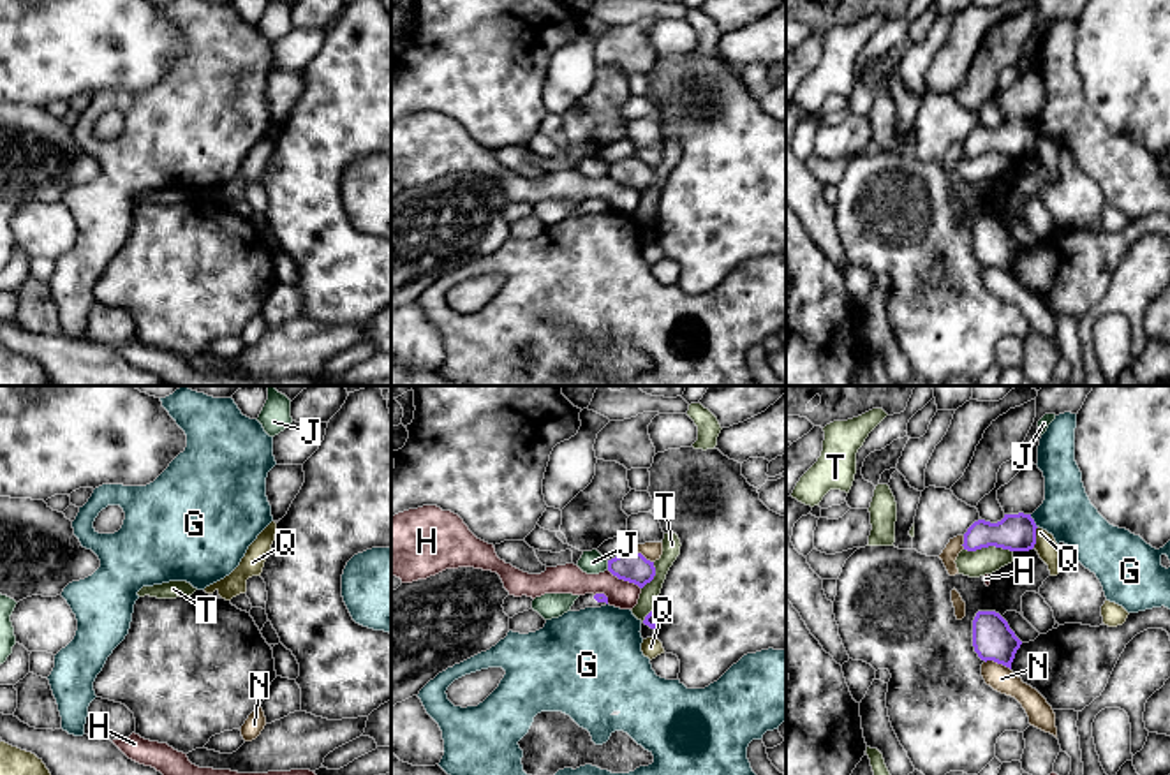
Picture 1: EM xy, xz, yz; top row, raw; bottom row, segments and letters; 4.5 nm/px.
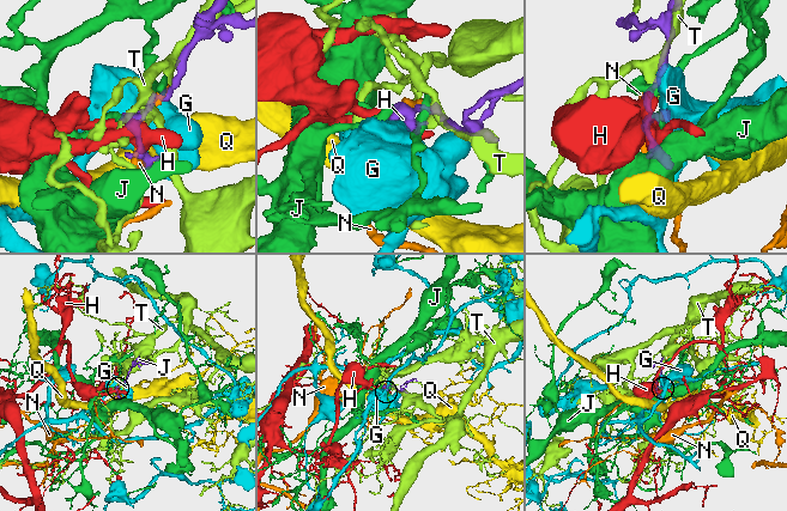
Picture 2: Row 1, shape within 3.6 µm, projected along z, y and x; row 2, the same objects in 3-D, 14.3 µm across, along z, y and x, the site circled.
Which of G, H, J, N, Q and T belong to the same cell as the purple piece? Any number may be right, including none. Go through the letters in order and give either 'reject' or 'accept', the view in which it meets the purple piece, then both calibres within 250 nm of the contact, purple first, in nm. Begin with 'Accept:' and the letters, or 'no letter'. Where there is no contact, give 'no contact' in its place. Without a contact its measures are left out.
Accept: no letter
G: reject | yz | 180/240 nm
H: reject | xz | 140/140 nm
J: reject | xz | 140/110 nm
N: reject | yz | 190/120 nm
Q: reject | yz | 180/100 nm
T: reject | yz | 180/120 nm

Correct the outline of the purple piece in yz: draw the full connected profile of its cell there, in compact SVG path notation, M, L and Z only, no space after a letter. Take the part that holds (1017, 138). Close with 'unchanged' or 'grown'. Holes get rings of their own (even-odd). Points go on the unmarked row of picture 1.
M1004 120L997 129L974 127L964 139L964 155L996 151L1010 157L1029 157L1036 150L1036 129L1031 120Z; unchanged

